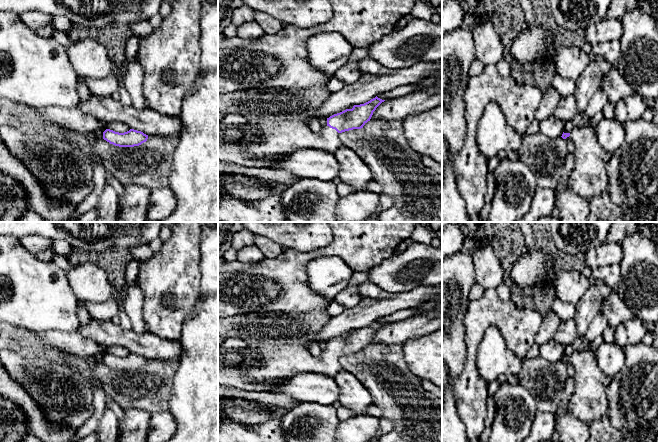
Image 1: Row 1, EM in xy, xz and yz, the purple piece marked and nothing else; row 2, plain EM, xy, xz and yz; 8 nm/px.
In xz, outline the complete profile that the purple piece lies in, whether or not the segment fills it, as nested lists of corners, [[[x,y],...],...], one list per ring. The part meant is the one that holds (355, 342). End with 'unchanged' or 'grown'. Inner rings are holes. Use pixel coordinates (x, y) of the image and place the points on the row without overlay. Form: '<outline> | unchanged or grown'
[[[376,320],[364,328],[354,329],[352,333],[346,333],[334,338],[327,342],[327,349],[323,351],[319,357],[313,356],[303,345],[273,345],[263,342],[251,343],[242,338],[226,338],[225,341],[218,346],[218,385],[234,387],[244,391],[269,392],[274,382],[286,380],[304,372],[316,372],[334,378],[342,369],[339,358],[345,355],[363,352],[363,350],[370,345],[376,332],[384,325],[385,324]]] | grown

